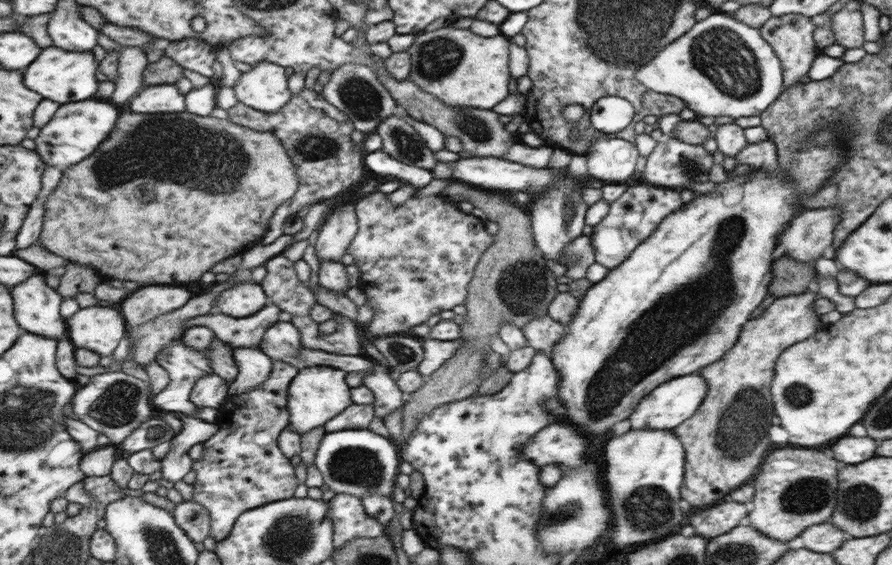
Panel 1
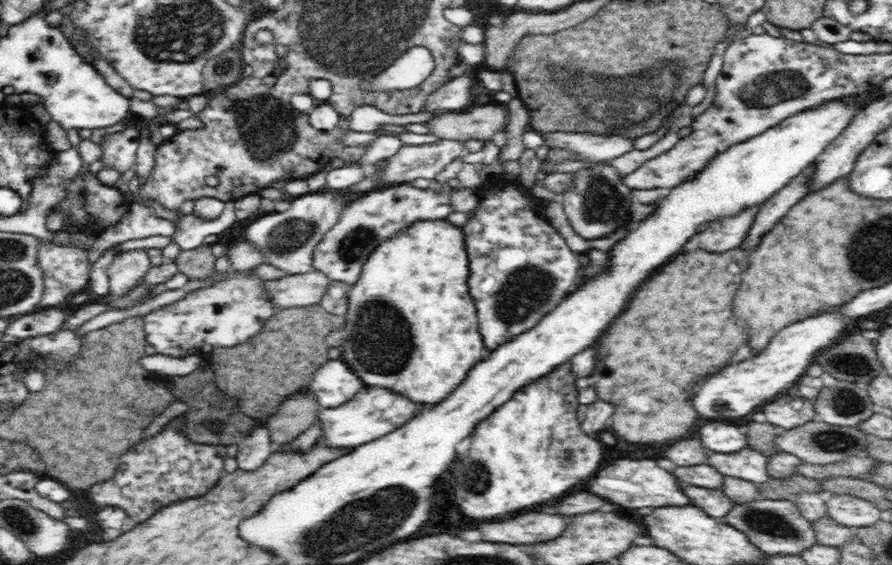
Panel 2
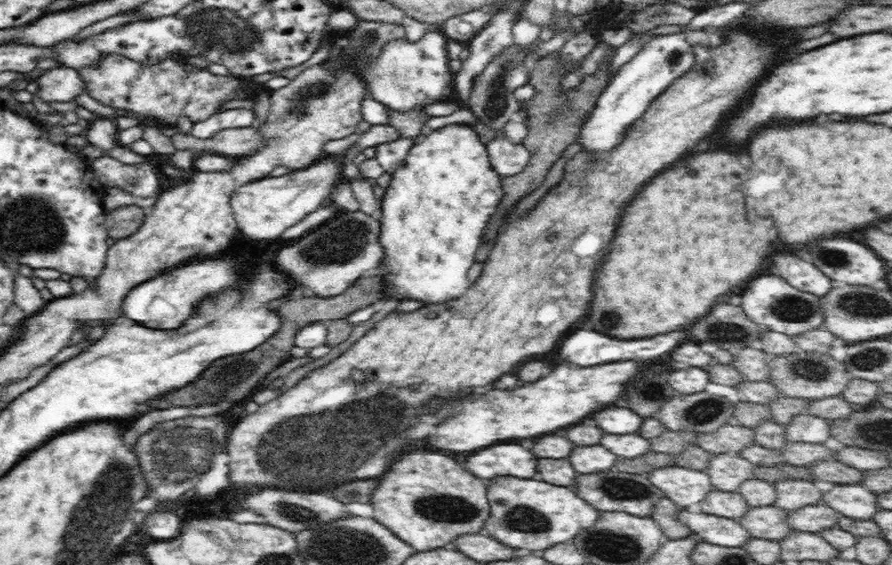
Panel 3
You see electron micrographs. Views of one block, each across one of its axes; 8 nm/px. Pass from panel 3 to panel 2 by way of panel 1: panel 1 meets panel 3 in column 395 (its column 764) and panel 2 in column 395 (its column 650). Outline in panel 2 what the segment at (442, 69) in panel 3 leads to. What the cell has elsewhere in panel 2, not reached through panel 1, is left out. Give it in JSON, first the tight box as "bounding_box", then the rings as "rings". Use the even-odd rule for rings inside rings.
{"bounding_box":[380,46,436,91],"rings":[[[424,46],[412,47],[384,71],[380,86],[388,86],[388,91],[413,89],[432,75],[434,67],[436,64],[430,51]]]}

